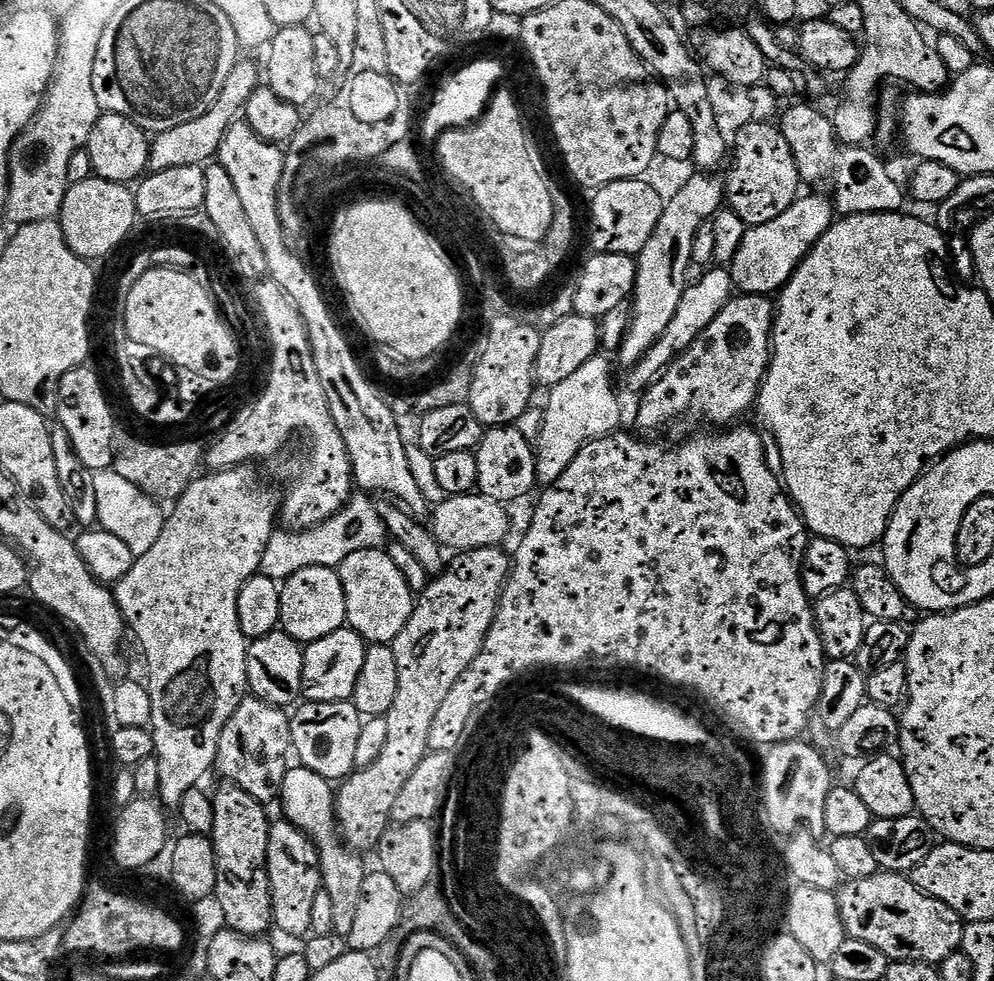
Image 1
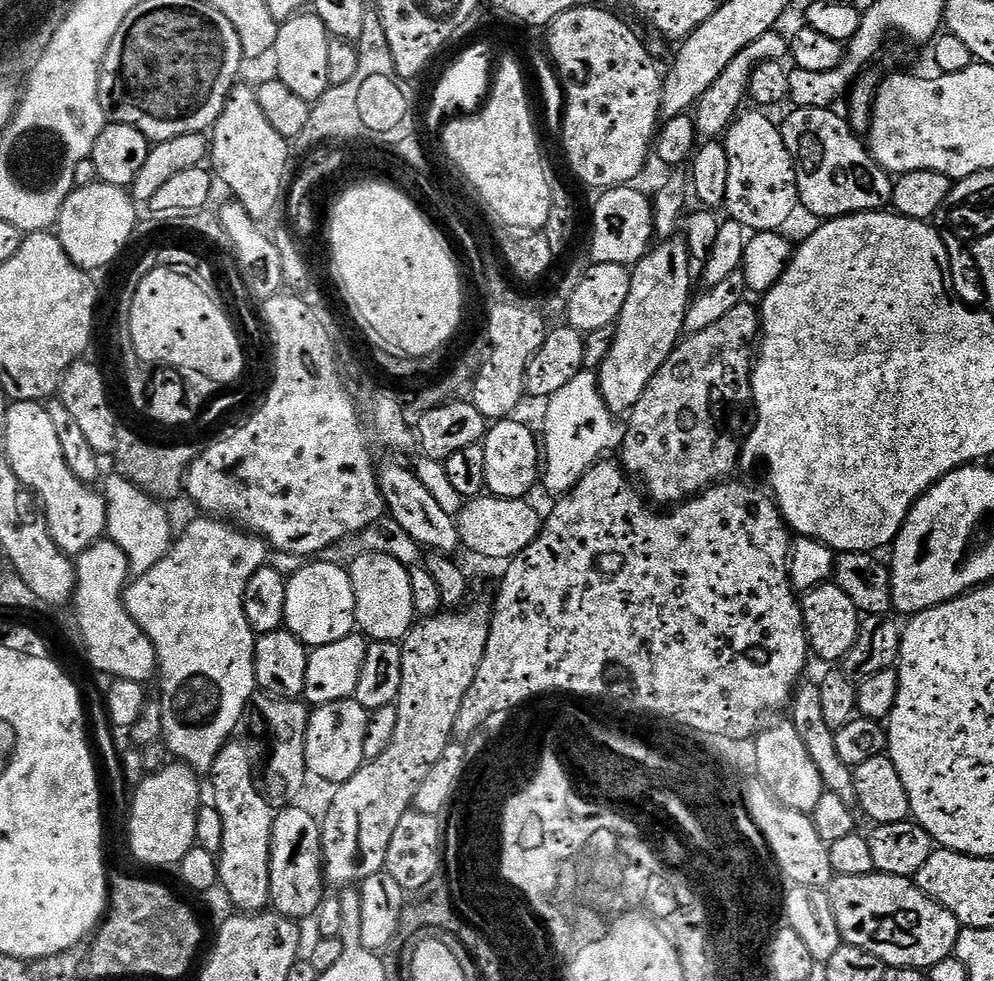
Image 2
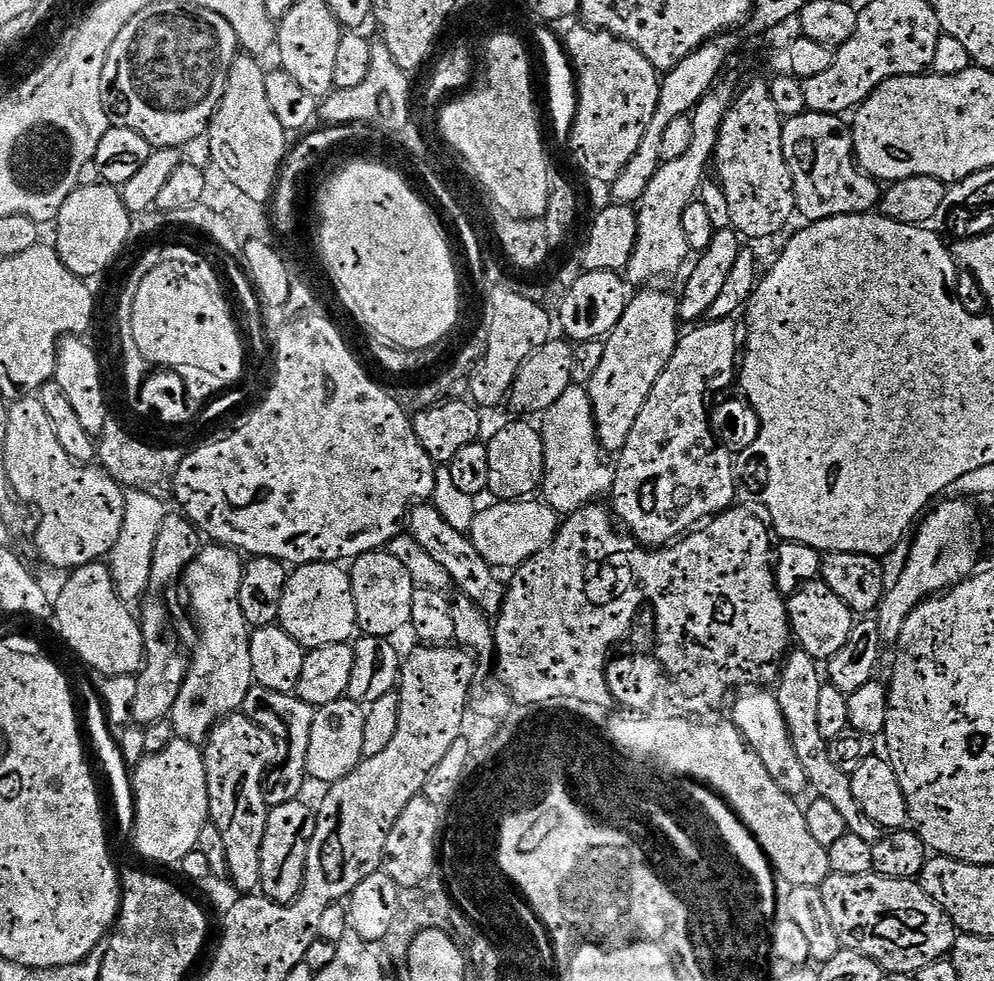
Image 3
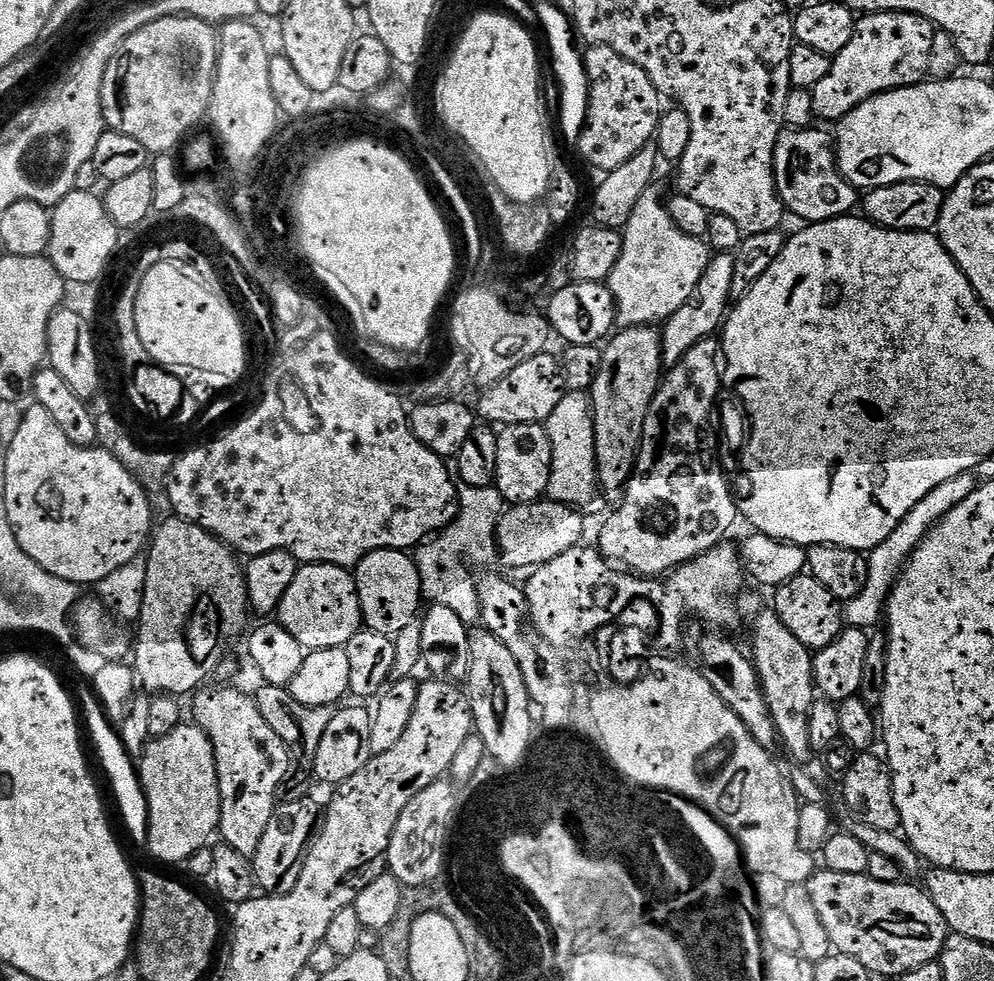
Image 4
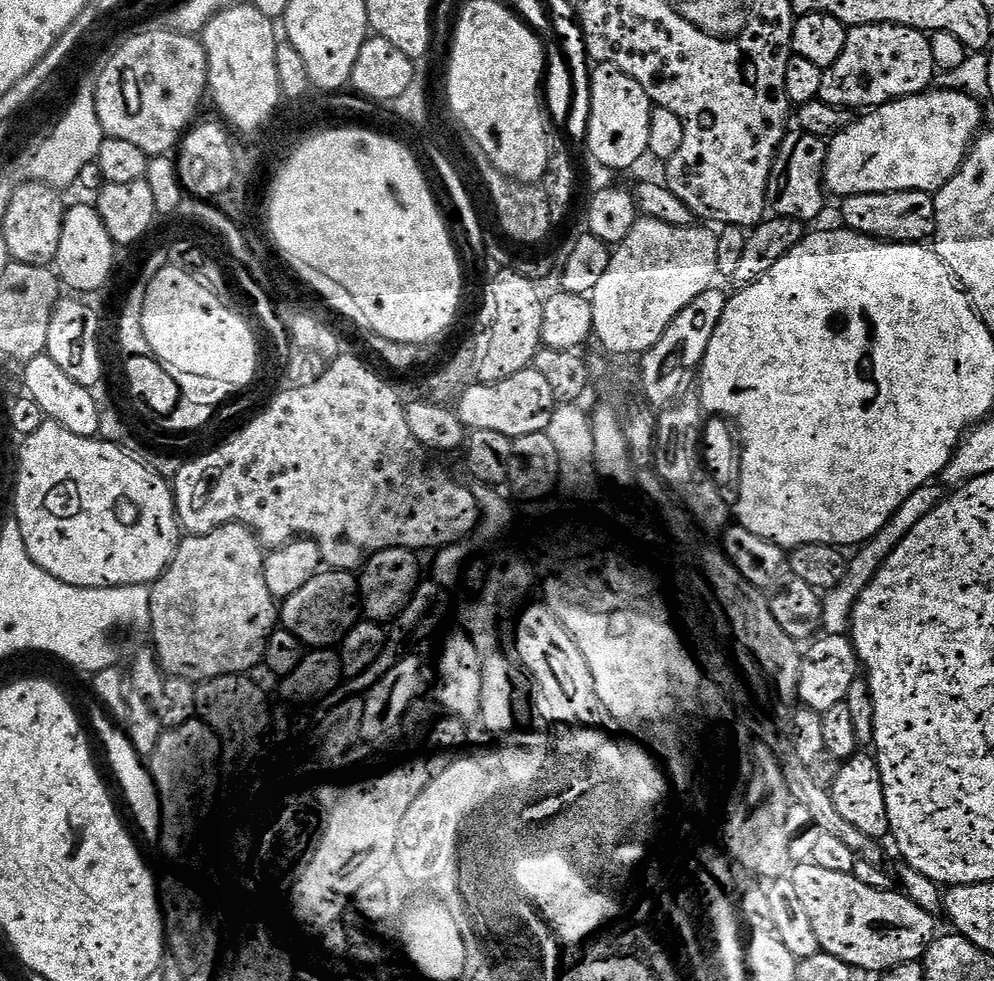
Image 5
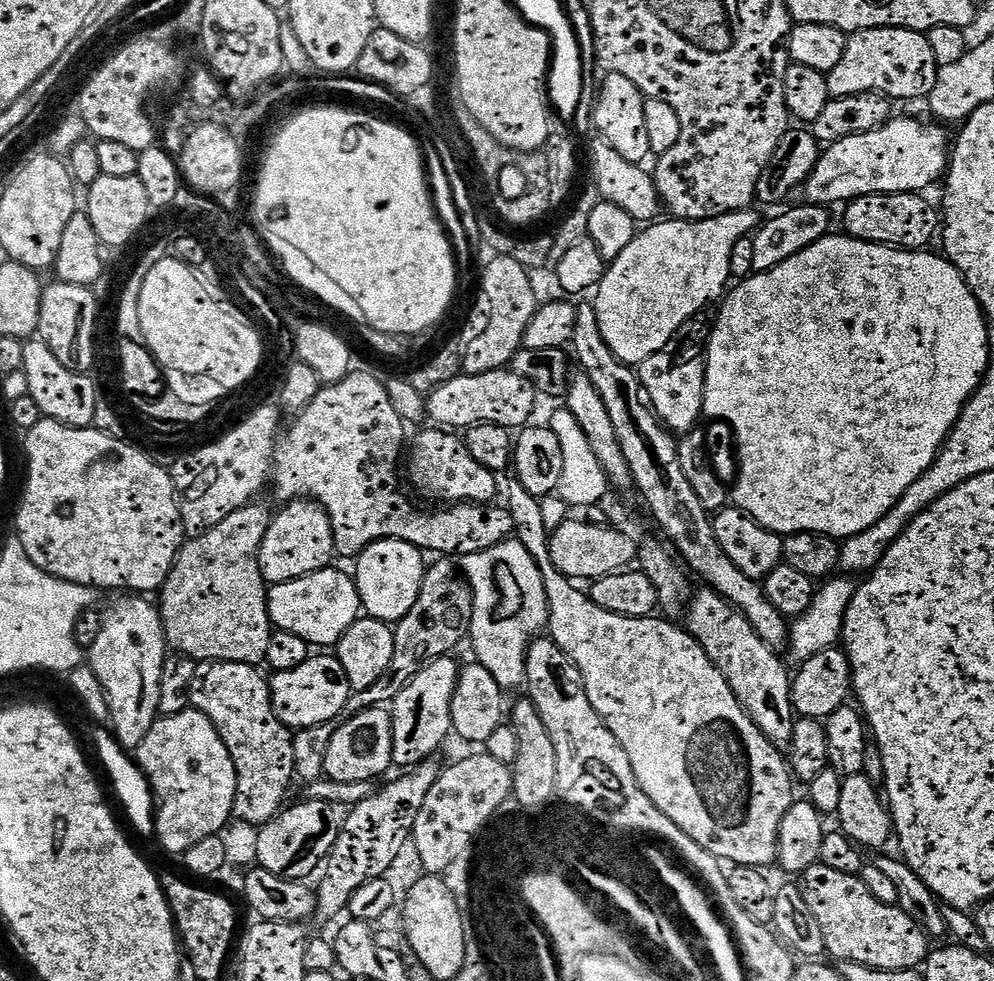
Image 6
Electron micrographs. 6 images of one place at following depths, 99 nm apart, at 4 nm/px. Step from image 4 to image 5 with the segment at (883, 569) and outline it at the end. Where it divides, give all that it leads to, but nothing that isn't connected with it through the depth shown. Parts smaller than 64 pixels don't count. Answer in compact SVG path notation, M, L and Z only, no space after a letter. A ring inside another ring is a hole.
M936 482L925 484L924 487L914 490L914 494L910 494L910 498L906 498L906 502L902 502L902 506L893 514L892 521L879 534L867 541L857 551L861 552L856 557L854 555L851 557L846 578L842 580L837 588L831 589L826 596L823 623L825 625L832 624L829 628L826 628L827 635L845 635L845 625L851 621L852 612L855 611L856 603L866 590L866 586L870 586L870 582L878 574L880 567L890 558L892 551L904 541L906 534L910 534L910 530L914 530L914 526L918 526L918 522L922 522L922 518L926 518L926 514L930 514L930 510L934 510L934 506L938 506L945 495L945 489ZM840 624L844 624L844 628Z

